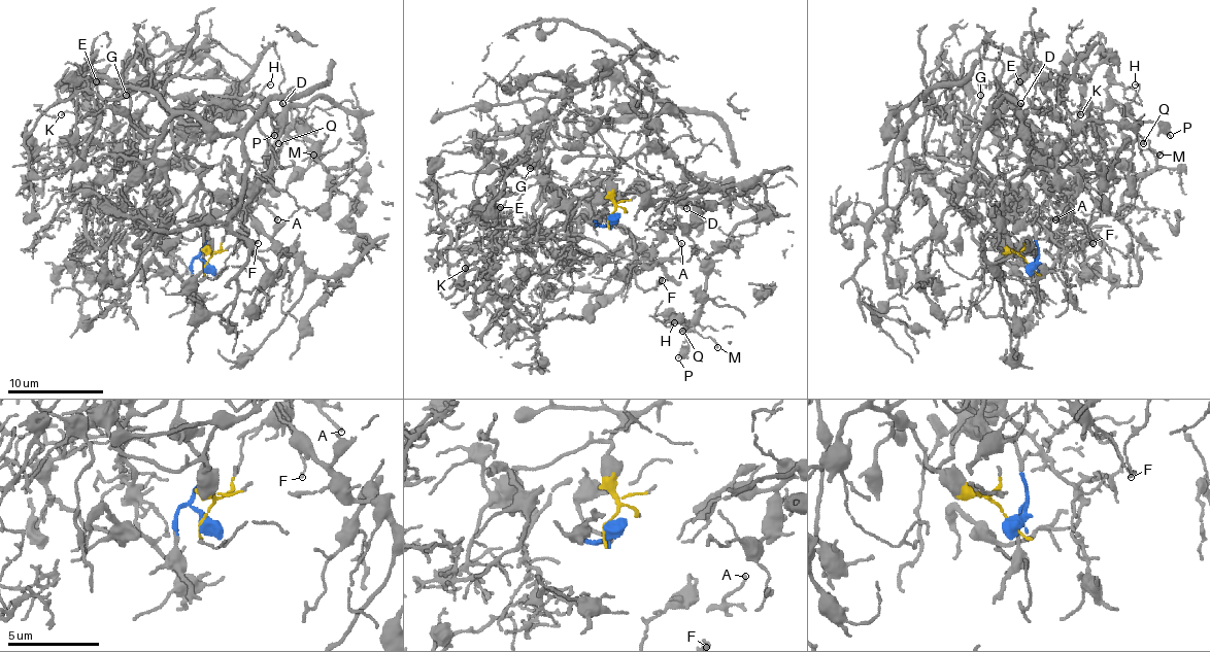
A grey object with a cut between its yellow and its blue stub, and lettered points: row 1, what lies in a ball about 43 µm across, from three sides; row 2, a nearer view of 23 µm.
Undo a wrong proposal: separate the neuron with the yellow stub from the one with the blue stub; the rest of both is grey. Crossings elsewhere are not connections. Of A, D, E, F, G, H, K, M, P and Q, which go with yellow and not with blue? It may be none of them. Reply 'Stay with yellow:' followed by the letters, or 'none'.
Stay with yellow: D, H, M, P, Q

